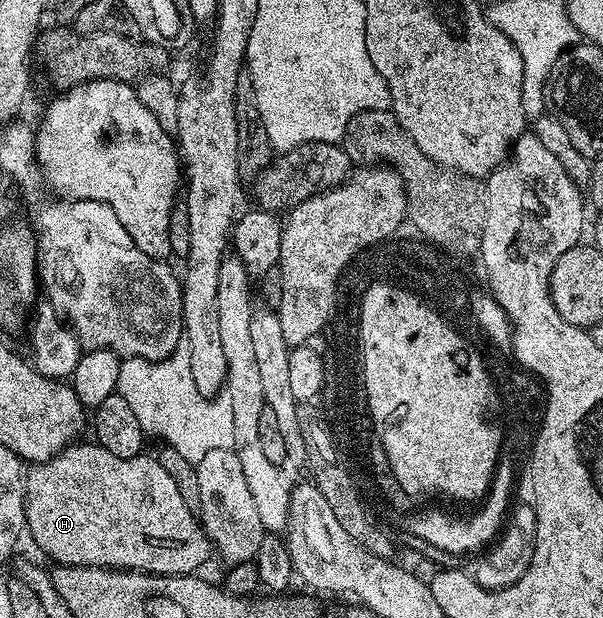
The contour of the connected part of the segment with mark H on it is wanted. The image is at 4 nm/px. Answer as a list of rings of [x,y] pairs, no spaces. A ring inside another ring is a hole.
[[[72,442],[63,448],[53,458],[46,460],[44,464],[36,464],[28,467],[25,472],[25,491],[27,493],[27,501],[25,502],[25,514],[27,515],[27,532],[29,536],[35,539],[35,544],[48,556],[49,559],[55,560],[59,566],[93,566],[94,568],[118,568],[120,570],[134,570],[137,572],[154,572],[157,576],[189,576],[200,571],[199,567],[207,560],[207,555],[212,555],[213,549],[211,541],[203,533],[203,525],[199,523],[196,513],[189,510],[189,506],[185,506],[185,501],[181,498],[181,493],[177,491],[177,482],[173,482],[173,478],[169,478],[169,470],[165,470],[165,466],[161,466],[161,462],[154,455],[140,454],[133,458],[117,458],[117,454],[109,454],[109,450],[105,450],[98,442],[90,442],[91,444],[79,444],[80,442]]]

